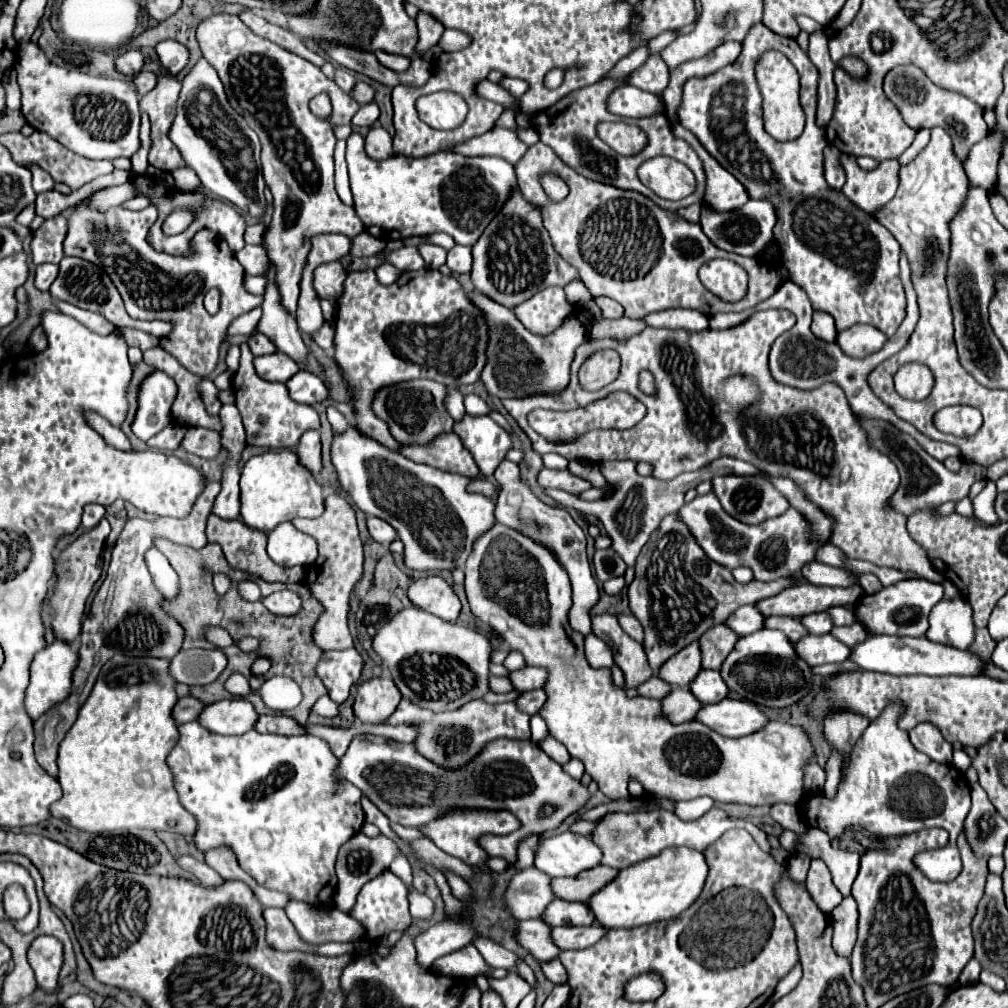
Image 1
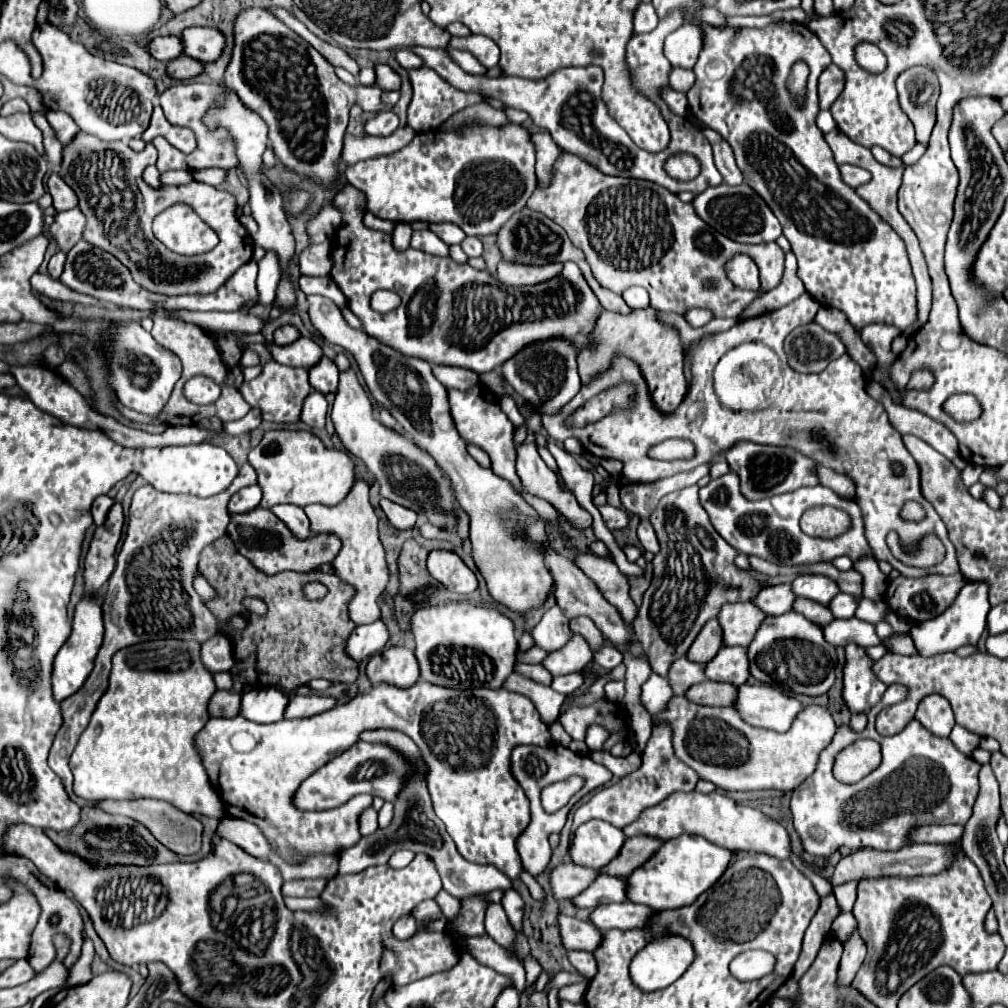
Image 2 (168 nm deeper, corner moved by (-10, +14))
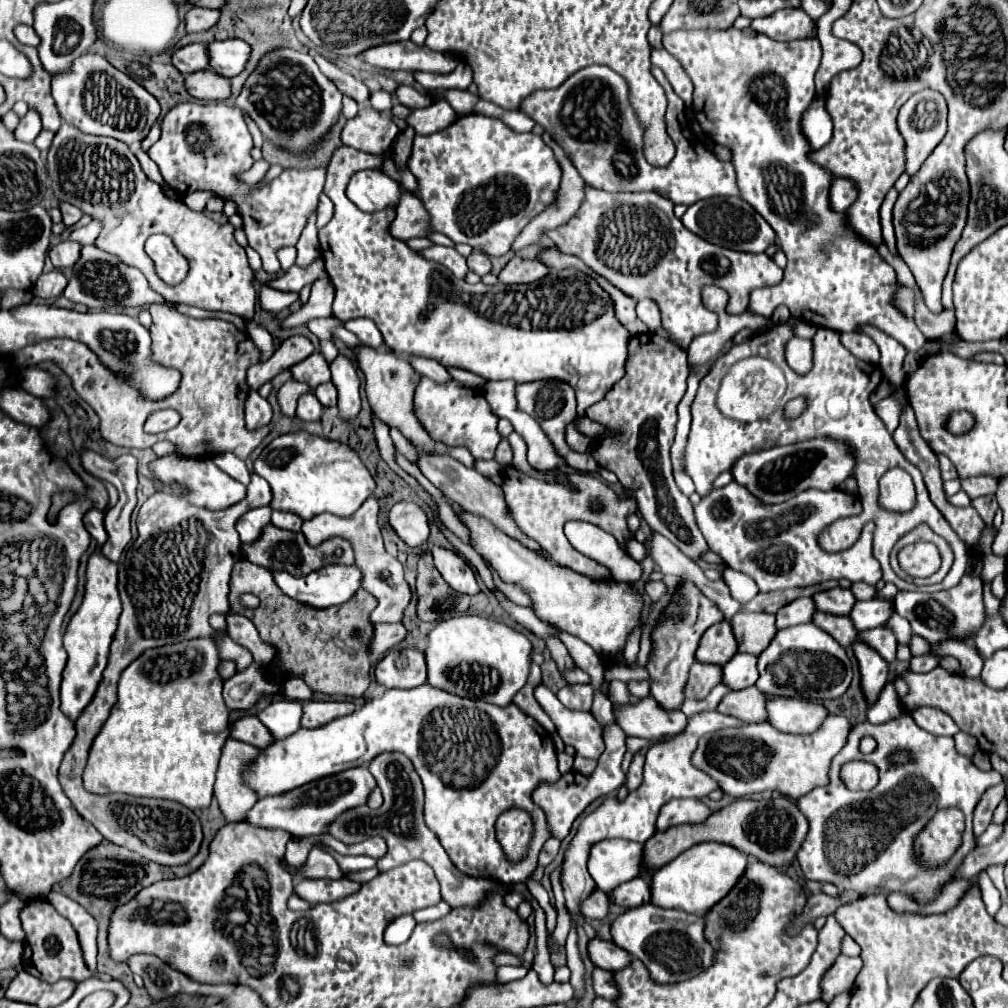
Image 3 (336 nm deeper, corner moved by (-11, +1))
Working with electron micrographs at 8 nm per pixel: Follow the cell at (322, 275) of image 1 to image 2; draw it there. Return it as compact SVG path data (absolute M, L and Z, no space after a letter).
M330 242L308 246L298 256L298 266L300 266L300 274L306 276L328 276L334 266L334 260L330 258Z

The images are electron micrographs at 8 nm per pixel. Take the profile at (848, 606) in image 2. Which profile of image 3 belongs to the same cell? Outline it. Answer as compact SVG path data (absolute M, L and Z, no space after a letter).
M869 599L857 601L855 611L851 611L851 619L859 631L867 631L873 627L883 627L893 615L893 601L889 599Z

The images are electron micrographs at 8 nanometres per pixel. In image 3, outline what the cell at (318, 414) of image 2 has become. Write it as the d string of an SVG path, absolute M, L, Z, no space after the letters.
M307 391L299 397L297 401L297 417L301 421L319 421L323 413L323 405L319 403L319 399L315 397L313 391Z

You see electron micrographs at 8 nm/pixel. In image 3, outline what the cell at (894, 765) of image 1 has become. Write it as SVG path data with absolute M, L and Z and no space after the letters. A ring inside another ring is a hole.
M901 715L899 719L887 721L883 725L871 725L871 723L855 725L851 729L847 745L831 763L831 783L825 787L815 787L815 791L809 791L807 795L797 799L797 807L809 819L807 843L803 843L803 847L797 855L797 861L799 861L805 877L811 881L833 883L843 891L855 891L859 895L891 895L895 891L901 891L901 893L911 895L919 905L927 905L939 897L941 889L947 883L955 881L957 867L963 863L965 855L975 849L973 809L979 803L981 795L989 787L999 785L1001 781L1003 781L1003 777L995 769L981 771L979 767L973 765L973 761L969 757L959 755L955 749L953 737L937 737L937 735L927 733L925 729L917 727L917 723L913 721L911 715ZM865 735L871 735L877 741L877 749L871 755L863 755L859 751L859 741ZM895 749L909 749L915 757L915 763L899 765L899 767L889 765L887 757ZM853 759L865 759L865 761L873 763L875 767L879 767L879 783L869 793L851 793L841 781L841 765L845 765ZM939 807L959 807L965 813L967 827L963 833L963 847L959 847L959 851L955 853L955 859L951 859L947 869L943 867L943 871L935 871L935 875L919 875L919 871L915 871L915 859L911 859L911 839L915 837L915 831L919 831L919 827L923 827L923 823L927 823L927 819L931 819L931 815L935 811L939 811Z

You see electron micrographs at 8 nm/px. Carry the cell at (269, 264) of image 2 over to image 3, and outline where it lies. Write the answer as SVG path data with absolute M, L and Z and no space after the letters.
M219 101L207 105L181 103L179 107L173 107L161 123L159 141L147 153L159 165L165 183L171 189L177 189L177 193L211 191L223 201L237 203L237 215L243 219L247 241L261 255L263 269L267 273L279 273L281 265L277 251L299 241L307 217L317 207L317 197L323 191L327 165L285 169L269 183L247 185L239 179L239 173L251 169L255 163L251 149L253 139L243 121L243 111Z

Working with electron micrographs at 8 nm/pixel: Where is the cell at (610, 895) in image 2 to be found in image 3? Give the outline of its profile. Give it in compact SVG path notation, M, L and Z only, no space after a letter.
M631 879L611 893L611 903L621 907L639 907L651 901L651 885L647 879Z

